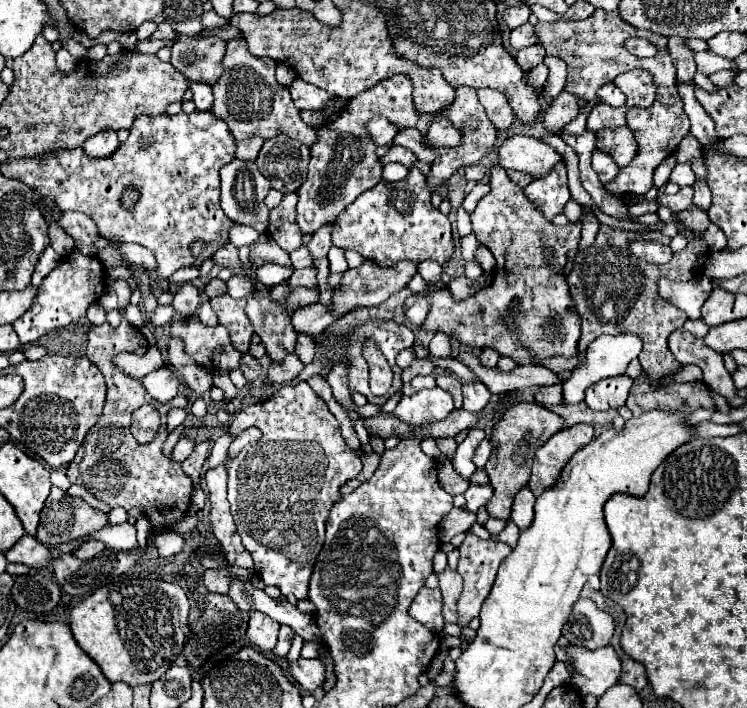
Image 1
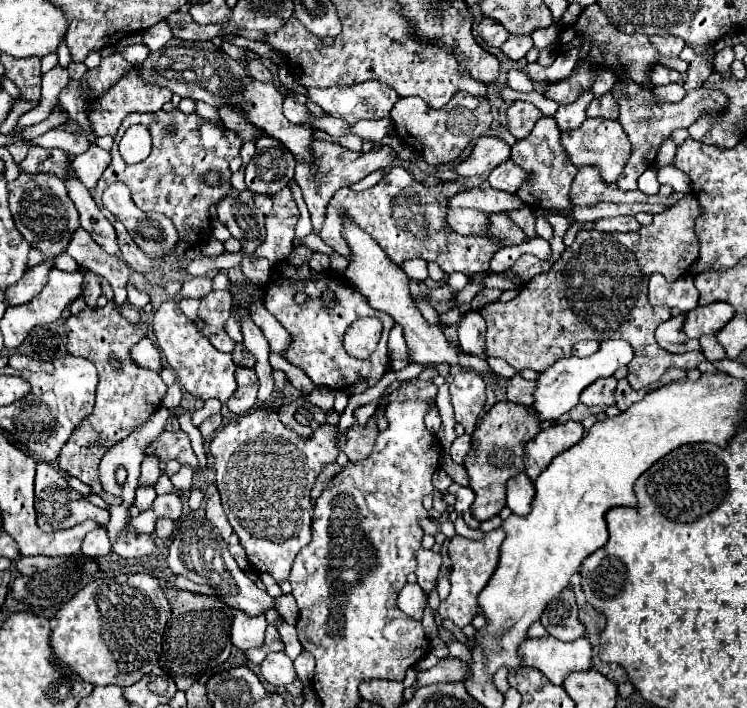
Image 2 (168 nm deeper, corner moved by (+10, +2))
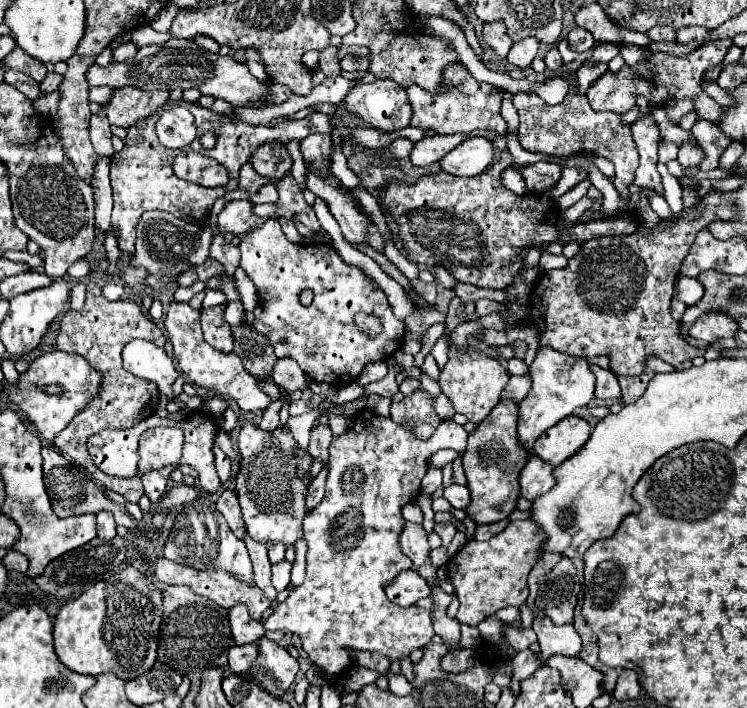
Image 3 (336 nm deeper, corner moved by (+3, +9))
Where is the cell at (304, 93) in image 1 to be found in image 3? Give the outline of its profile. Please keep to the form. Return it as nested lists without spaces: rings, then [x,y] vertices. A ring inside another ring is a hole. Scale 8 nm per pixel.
[[[377,79],[367,85],[355,85],[343,105],[349,113],[363,117],[371,127],[381,131],[399,131],[409,127],[411,107],[405,89],[391,79]]]

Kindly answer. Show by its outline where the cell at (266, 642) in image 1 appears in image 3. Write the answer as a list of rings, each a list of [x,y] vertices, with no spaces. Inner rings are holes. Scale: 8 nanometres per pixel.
[[[237,604],[229,609],[229,627],[233,631],[233,639],[237,645],[255,643],[265,635],[263,623],[253,621],[247,613],[247,607],[243,604]]]

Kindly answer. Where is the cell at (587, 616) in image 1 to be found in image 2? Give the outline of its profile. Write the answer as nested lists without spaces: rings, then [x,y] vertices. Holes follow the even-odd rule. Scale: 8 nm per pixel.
[[[566,588],[560,598],[552,600],[544,614],[542,614],[542,626],[548,630],[550,636],[558,638],[558,640],[578,640],[584,638],[584,628],[582,622],[578,620],[578,608],[576,608],[576,598],[574,592],[570,588]]]

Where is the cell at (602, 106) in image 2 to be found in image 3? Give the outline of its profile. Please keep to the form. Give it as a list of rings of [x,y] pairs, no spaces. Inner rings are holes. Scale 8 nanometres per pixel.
[[[713,41],[713,43],[705,43],[703,47],[699,47],[697,51],[693,51],[687,57],[675,57],[675,55],[667,55],[667,53],[653,53],[645,63],[637,63],[637,67],[629,67],[623,65],[621,71],[617,73],[605,73],[601,79],[597,79],[589,91],[585,93],[585,97],[589,99],[593,111],[613,111],[613,113],[627,113],[629,109],[635,107],[635,99],[641,95],[645,97],[651,105],[665,105],[671,99],[693,99],[695,105],[695,113],[699,115],[699,119],[711,121],[717,125],[717,119],[721,119],[721,105],[717,105],[701,87],[699,81],[703,77],[703,73],[707,71],[707,67],[711,65],[721,65],[725,53],[729,51],[731,41]]]

